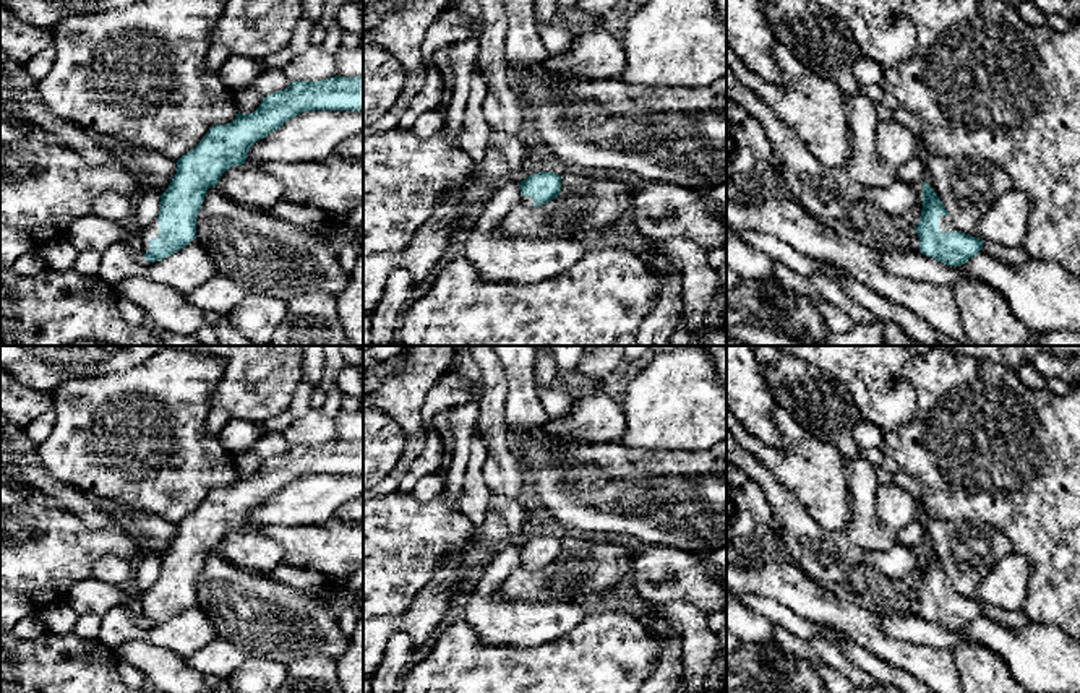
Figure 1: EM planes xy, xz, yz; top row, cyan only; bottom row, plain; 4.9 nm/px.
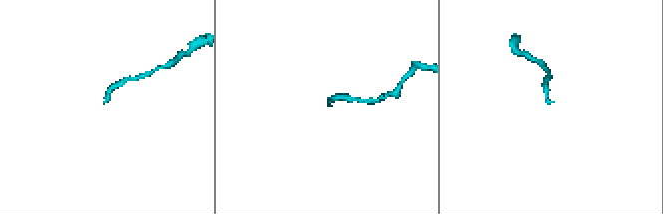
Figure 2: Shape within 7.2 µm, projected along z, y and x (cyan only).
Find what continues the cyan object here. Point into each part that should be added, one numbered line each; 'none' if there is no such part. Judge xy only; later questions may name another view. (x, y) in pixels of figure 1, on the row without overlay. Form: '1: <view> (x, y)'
1: xy (151, 594)

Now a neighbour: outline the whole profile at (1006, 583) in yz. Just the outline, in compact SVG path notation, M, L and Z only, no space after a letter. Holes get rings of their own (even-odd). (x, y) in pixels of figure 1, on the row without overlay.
M1012 552L989 566L971 600L1005 610L1022 610L1030 579L1030 563Z

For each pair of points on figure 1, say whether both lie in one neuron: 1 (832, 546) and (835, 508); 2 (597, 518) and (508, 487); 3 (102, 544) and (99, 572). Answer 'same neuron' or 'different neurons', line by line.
1: different neurons
2: different neurons
3: different neurons

